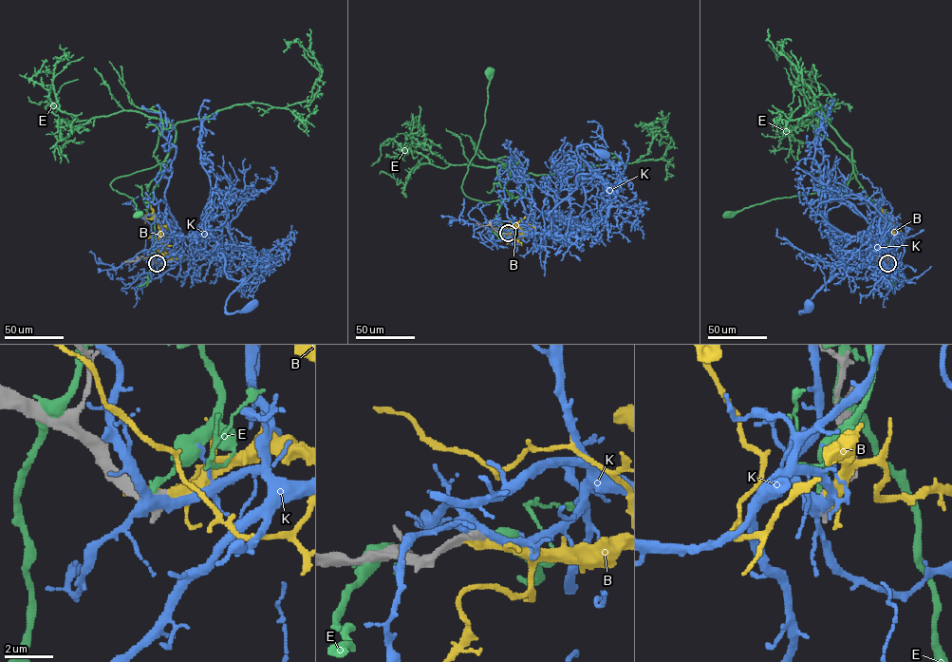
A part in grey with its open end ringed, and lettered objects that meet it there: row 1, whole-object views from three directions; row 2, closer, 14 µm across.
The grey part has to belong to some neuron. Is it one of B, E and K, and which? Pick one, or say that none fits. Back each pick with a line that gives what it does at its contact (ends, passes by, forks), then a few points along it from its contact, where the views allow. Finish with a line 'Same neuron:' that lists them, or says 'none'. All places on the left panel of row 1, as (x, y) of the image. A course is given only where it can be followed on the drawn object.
B: it ends there; it runs (156, 263), (172, 258), (163, 251), (158, 224), (154, 218), (144, 217), (145, 222)
Same neuron: B

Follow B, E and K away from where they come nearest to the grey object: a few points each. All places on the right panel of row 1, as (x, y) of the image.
B: (887, 263), (887, 253), (894, 239), (894, 231), (885, 217), (889, 222)
E: (887, 262), (891, 232), (888, 218), (863, 190), (853, 164), (857, 173), (832, 190), (773, 198), (727, 214)
K: (887, 263), (890, 253), (878, 249), (861, 268), (832, 277), (799, 312), (809, 305)

